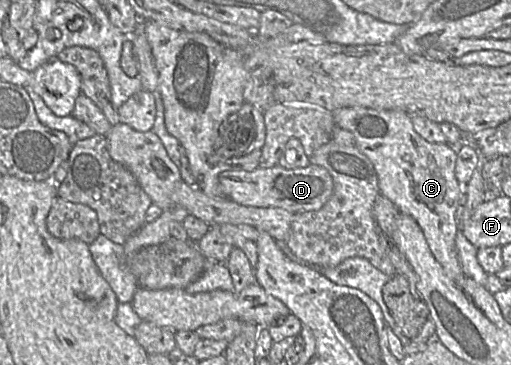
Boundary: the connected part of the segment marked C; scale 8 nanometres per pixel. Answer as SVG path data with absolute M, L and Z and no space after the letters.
M345 107L333 113L336 125L353 135L355 146L373 164L380 194L418 223L445 273L451 279L461 280L465 274L456 248L456 212L464 189L455 176L456 146L426 141L414 130L412 116L403 111Z

